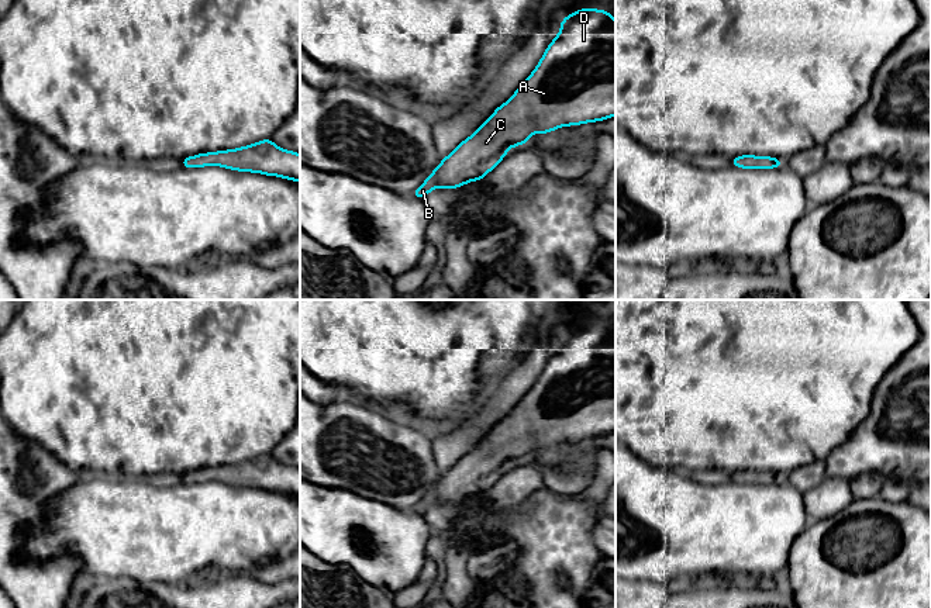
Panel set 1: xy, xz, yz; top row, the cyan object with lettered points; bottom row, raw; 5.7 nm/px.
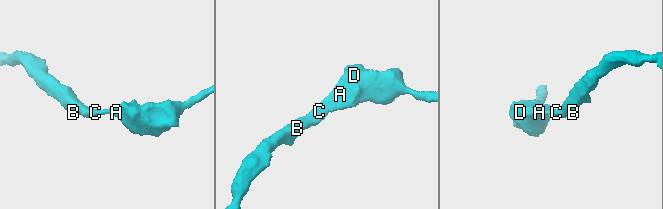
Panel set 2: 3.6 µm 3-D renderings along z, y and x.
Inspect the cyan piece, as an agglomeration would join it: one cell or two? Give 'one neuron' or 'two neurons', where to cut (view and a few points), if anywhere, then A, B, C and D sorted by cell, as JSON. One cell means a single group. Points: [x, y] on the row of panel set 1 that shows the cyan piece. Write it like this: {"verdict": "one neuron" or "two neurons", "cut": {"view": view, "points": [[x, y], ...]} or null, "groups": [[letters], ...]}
{"verdict": "one neuron", "cut": null, "groups": [["A", "B", "C", "D"]]}

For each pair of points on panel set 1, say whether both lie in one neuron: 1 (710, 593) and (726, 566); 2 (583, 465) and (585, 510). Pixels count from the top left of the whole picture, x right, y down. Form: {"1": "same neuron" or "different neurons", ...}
{"1": "different neurons", "2": "different neurons"}

